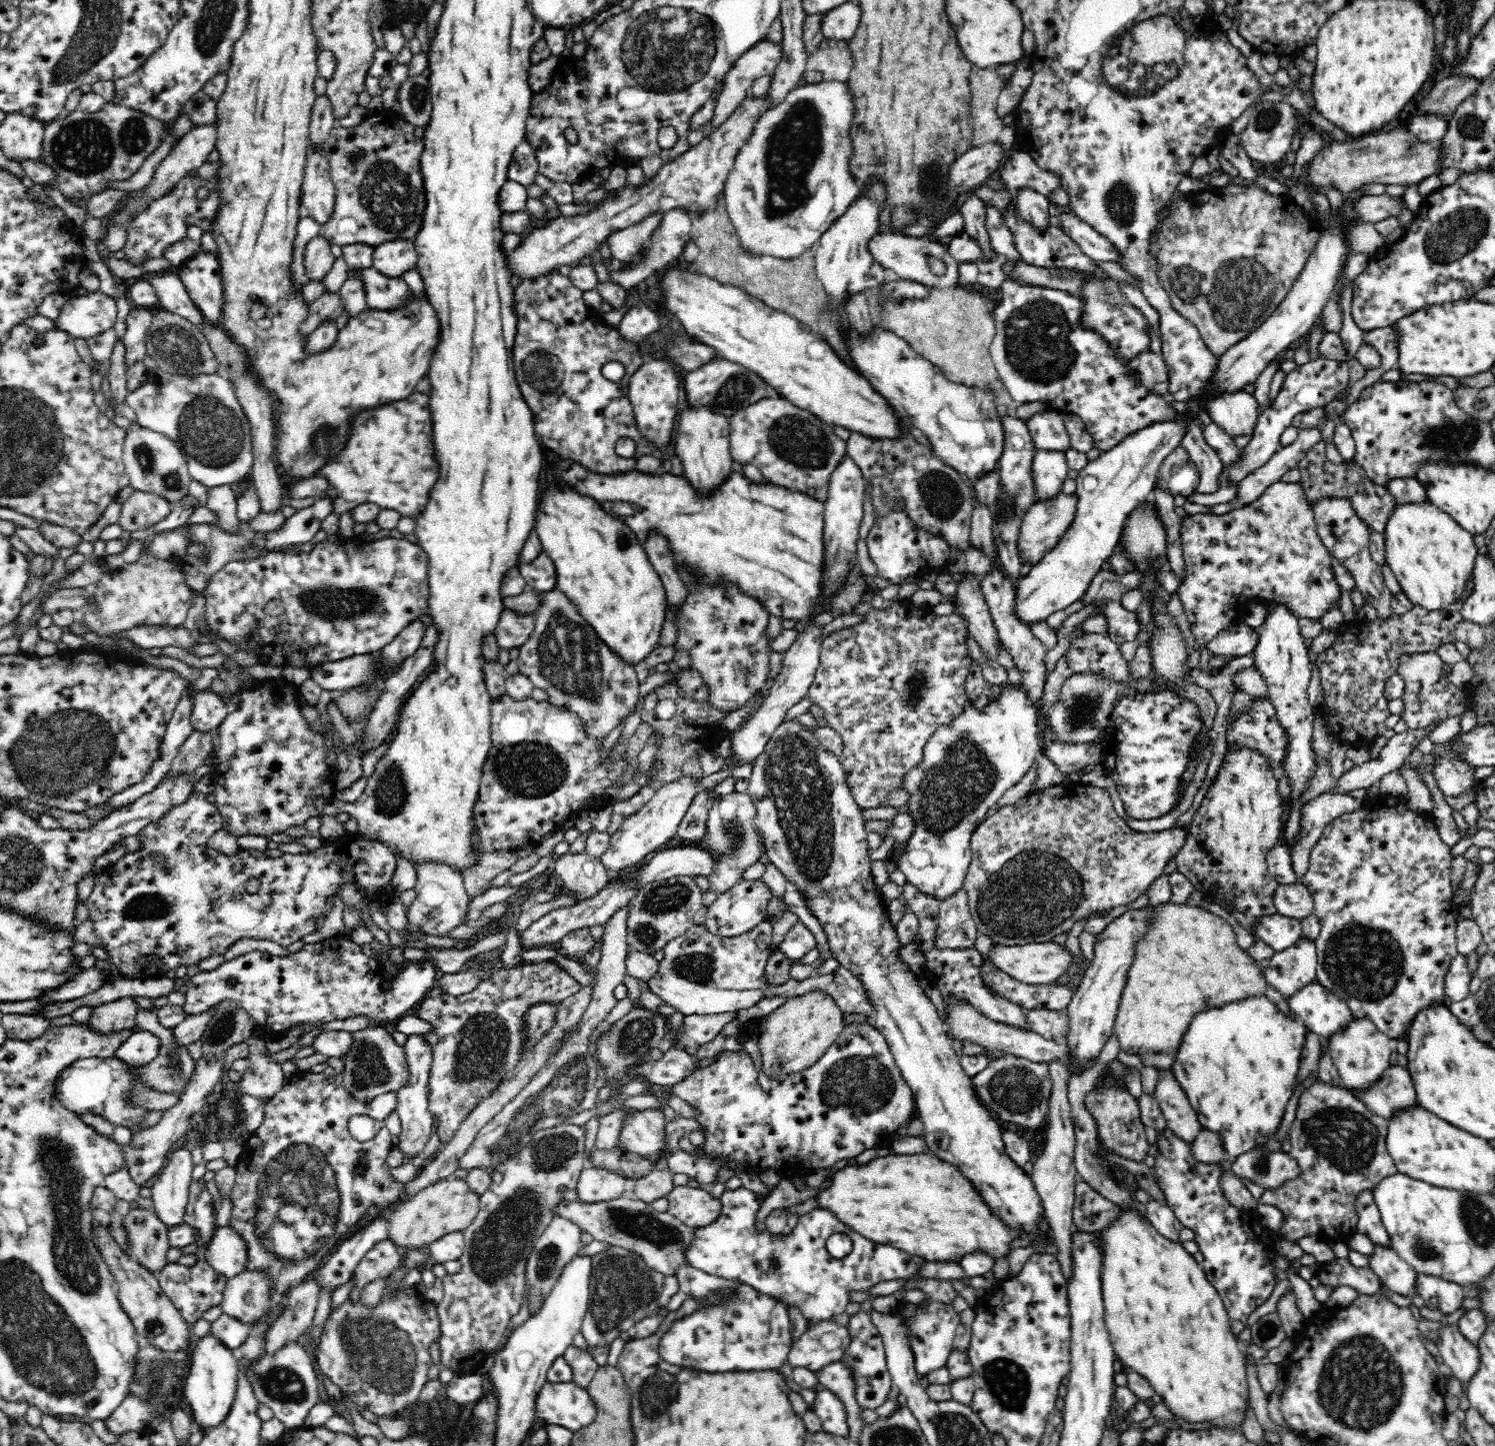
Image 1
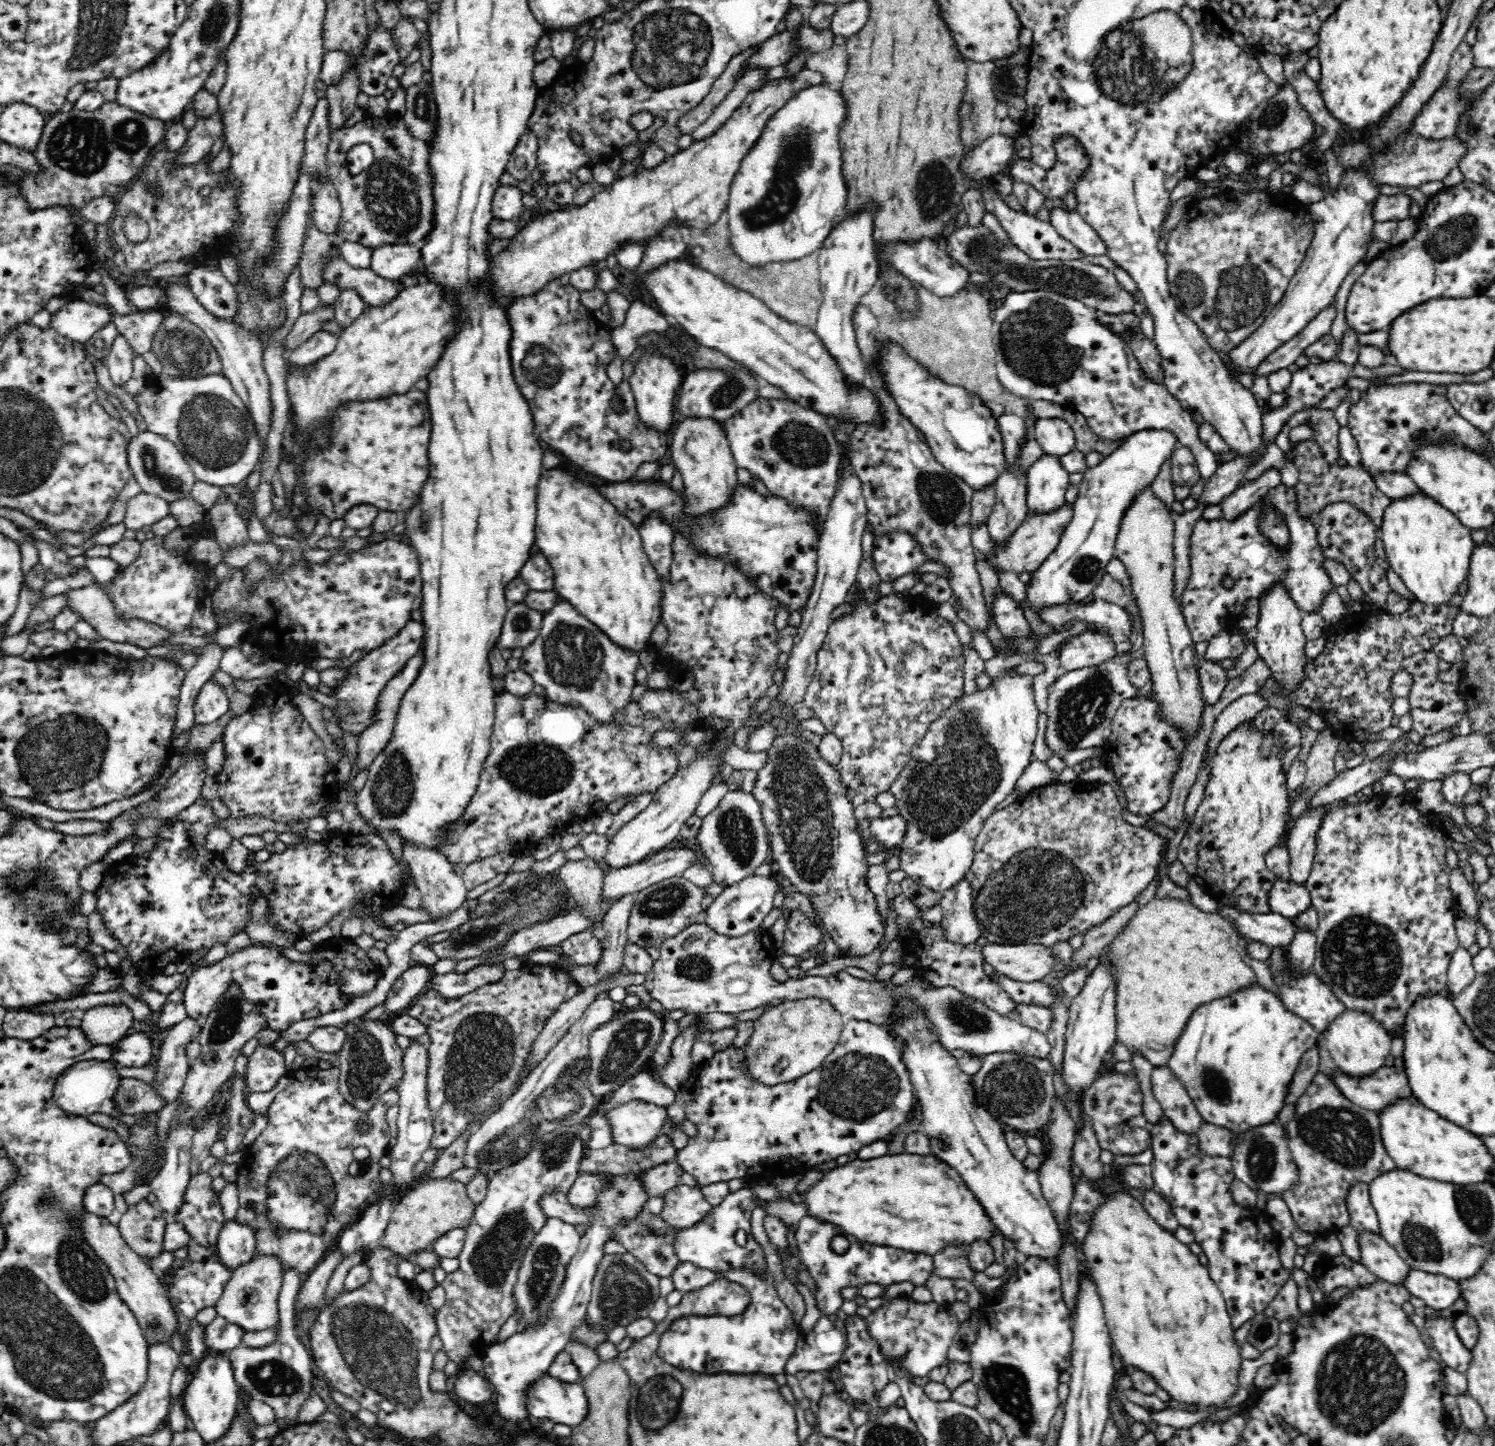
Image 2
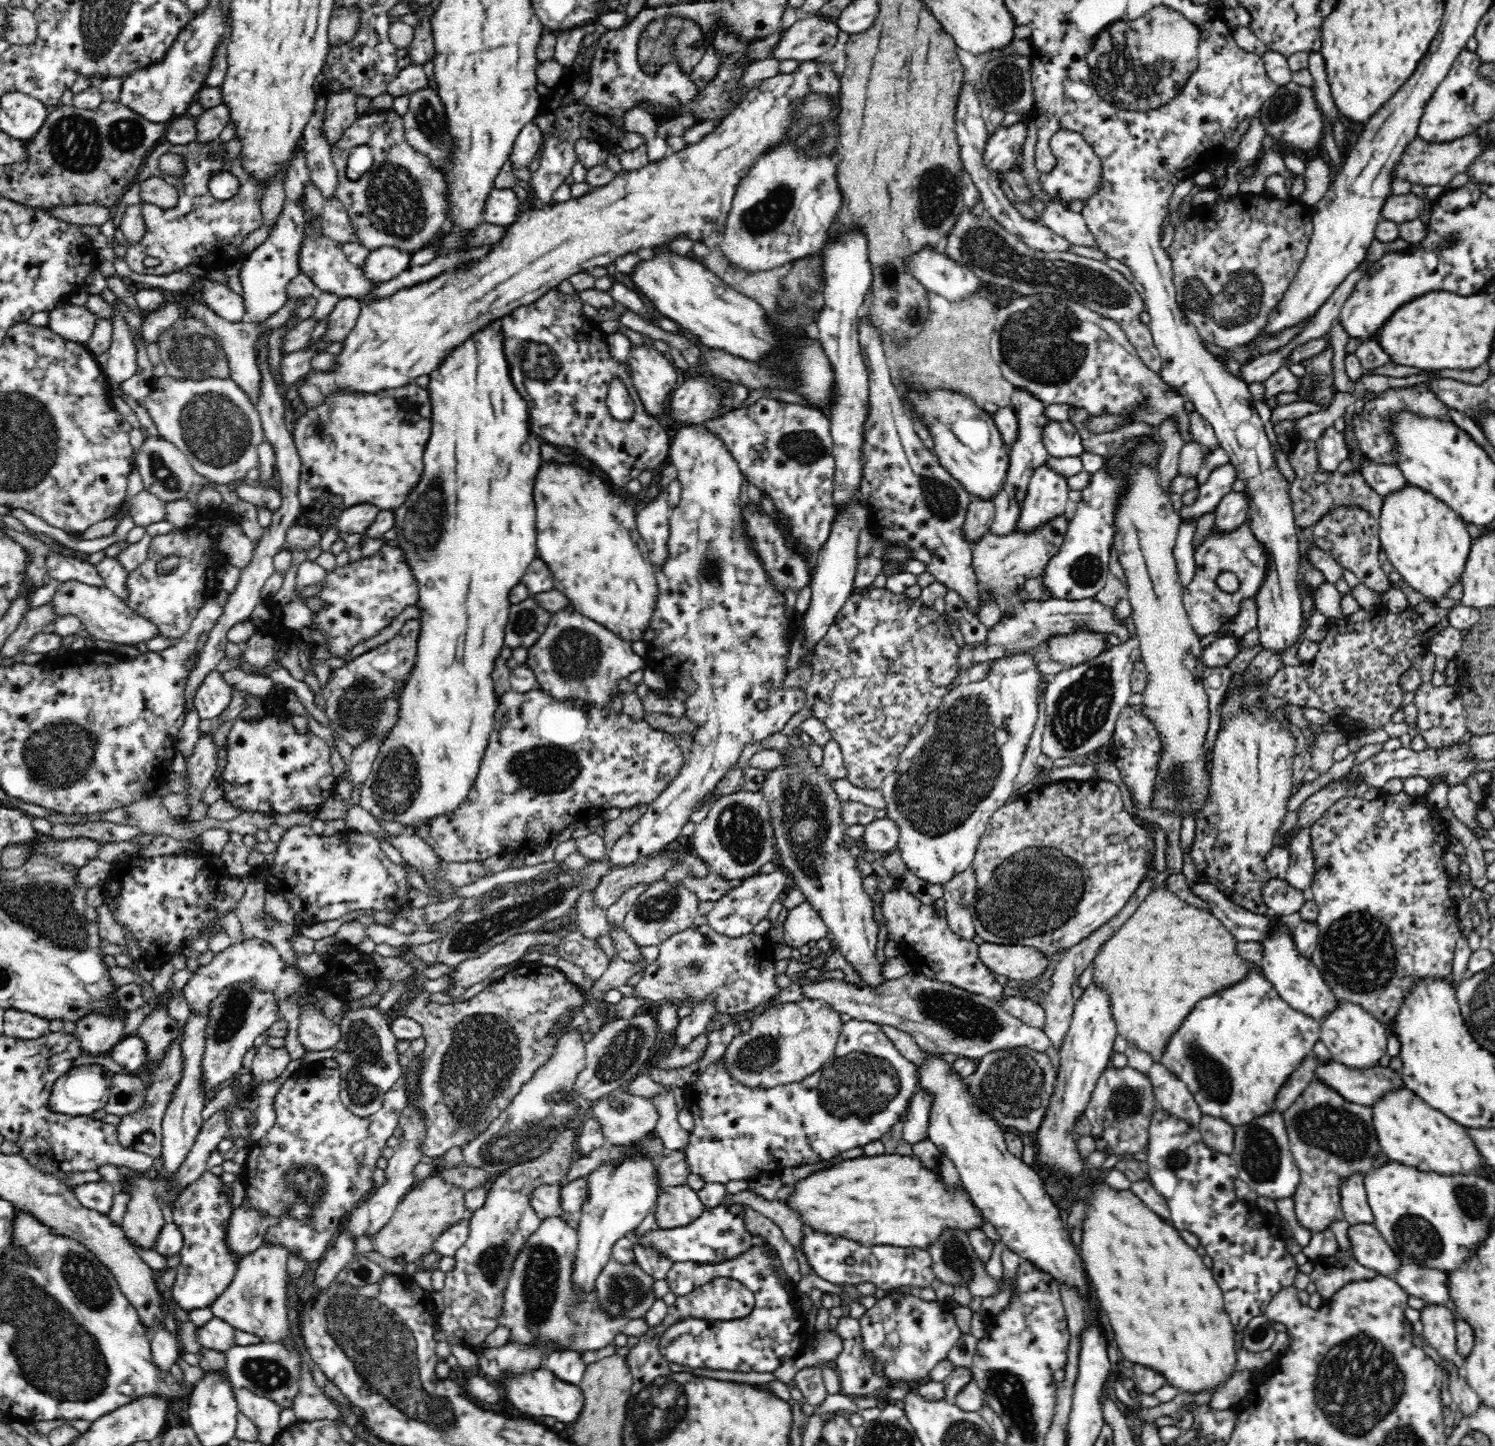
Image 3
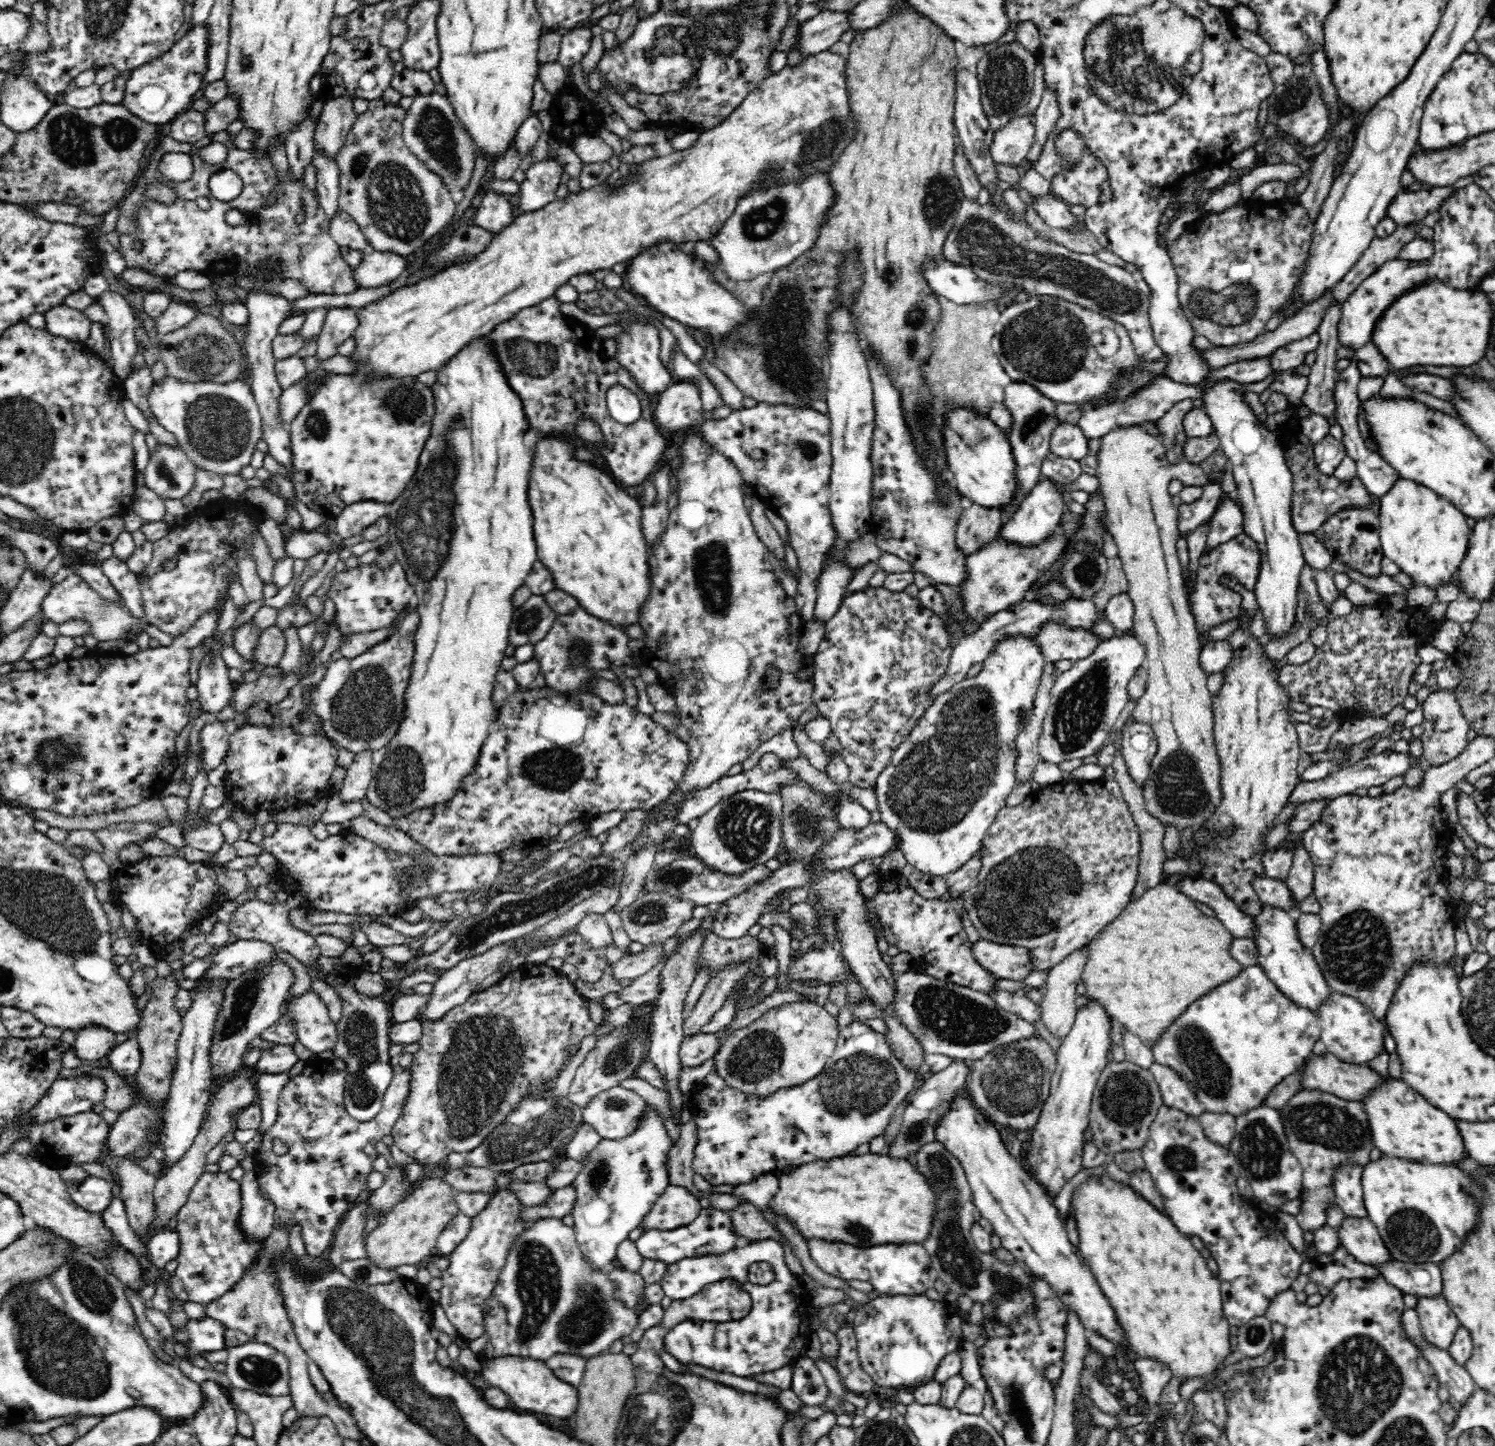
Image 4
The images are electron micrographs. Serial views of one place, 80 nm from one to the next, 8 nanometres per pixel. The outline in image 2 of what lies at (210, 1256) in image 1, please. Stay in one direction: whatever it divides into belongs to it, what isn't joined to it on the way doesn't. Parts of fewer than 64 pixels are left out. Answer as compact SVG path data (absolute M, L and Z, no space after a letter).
M238 1219L227 1220L218 1236L218 1255L224 1264L234 1270L239 1264L251 1259L256 1252L258 1229Z

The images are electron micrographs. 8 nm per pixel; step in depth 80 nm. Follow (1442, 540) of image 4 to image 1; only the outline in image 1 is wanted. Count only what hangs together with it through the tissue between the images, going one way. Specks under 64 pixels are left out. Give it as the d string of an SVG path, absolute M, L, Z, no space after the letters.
M1429 499L1396 503L1386 519L1385 560L1412 604L1438 610L1458 601L1471 579L1478 550L1472 533Z

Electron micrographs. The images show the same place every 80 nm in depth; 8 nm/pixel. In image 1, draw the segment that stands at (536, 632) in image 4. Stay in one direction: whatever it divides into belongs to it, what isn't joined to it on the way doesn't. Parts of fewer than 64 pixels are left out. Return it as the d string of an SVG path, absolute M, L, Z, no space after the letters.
M506 609L500 616L496 626L496 637L500 650L520 648L528 642L536 628L536 615L534 613L520 613L516 609Z

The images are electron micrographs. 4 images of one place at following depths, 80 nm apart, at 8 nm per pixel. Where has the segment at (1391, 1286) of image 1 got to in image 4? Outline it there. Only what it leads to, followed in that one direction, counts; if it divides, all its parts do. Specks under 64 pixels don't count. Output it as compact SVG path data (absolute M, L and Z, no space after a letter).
M1346 1215L1336 1232L1341 1246L1355 1256L1356 1260L1376 1266L1390 1259L1377 1226L1367 1216L1362 1218Z

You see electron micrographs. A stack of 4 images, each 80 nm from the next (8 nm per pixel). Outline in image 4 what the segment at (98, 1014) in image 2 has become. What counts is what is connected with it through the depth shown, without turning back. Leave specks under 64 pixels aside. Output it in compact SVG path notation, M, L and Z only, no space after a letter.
M85 1029L77 1034L72 1051L75 1058L87 1064L105 1061L107 1054L116 1046L116 1035L104 1029Z

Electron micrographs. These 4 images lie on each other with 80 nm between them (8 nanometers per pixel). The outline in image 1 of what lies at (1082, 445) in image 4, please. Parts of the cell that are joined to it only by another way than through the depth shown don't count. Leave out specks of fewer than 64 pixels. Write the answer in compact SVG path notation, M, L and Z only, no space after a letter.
M1060 413L1036 414L1025 422L1037 450L1064 453L1071 448L1071 438Z

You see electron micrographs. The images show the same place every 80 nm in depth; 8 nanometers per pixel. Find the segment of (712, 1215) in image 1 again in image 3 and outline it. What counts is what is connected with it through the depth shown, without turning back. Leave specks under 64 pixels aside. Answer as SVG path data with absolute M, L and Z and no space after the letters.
M667 1186L657 1198L654 1220L660 1229L675 1229L694 1222L704 1209L697 1192L690 1186Z

